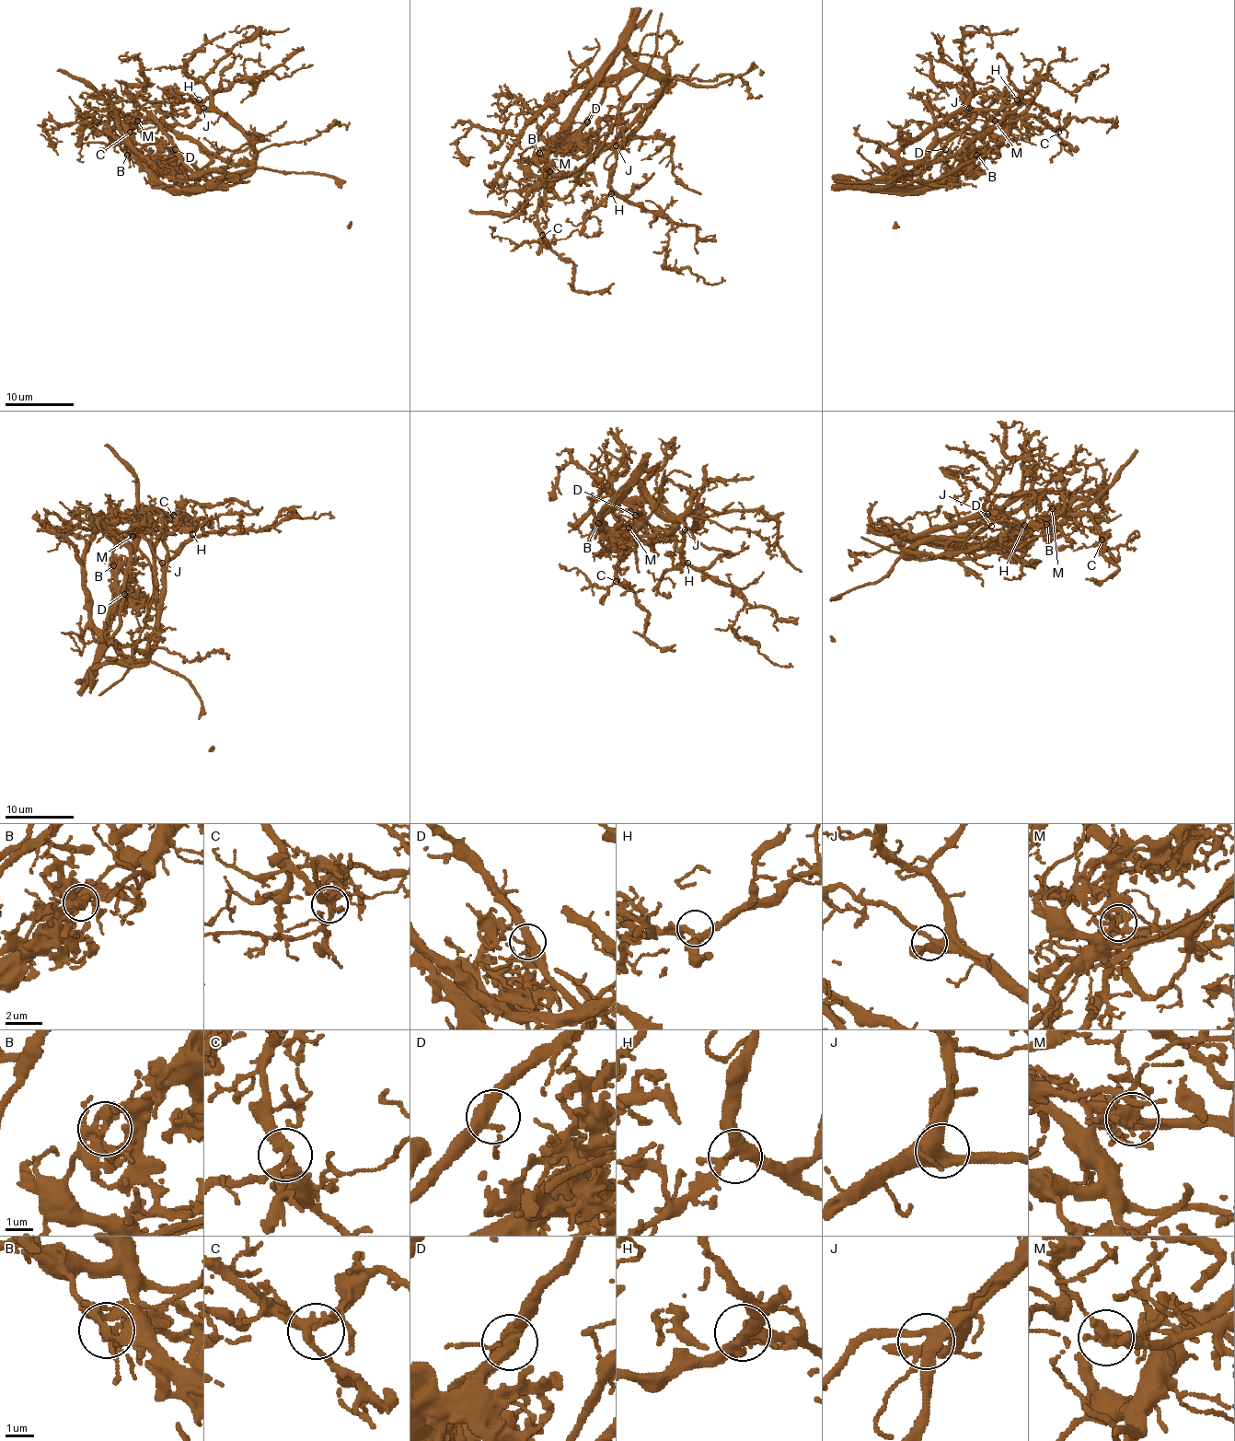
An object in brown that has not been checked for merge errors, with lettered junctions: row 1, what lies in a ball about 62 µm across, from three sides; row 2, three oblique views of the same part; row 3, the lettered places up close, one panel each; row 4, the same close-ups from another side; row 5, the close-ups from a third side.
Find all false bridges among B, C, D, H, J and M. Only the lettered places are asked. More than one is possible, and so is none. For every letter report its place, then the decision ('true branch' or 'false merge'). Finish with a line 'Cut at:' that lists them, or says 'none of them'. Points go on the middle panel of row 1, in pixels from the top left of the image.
B: (539, 153) | false merge
C: (542, 235) | true branch
D: (587, 122) | true branch
H: (611, 193) | true branch
J: (616, 145) | true branch
M: (549, 171) | false merge
Cut at: B, M

